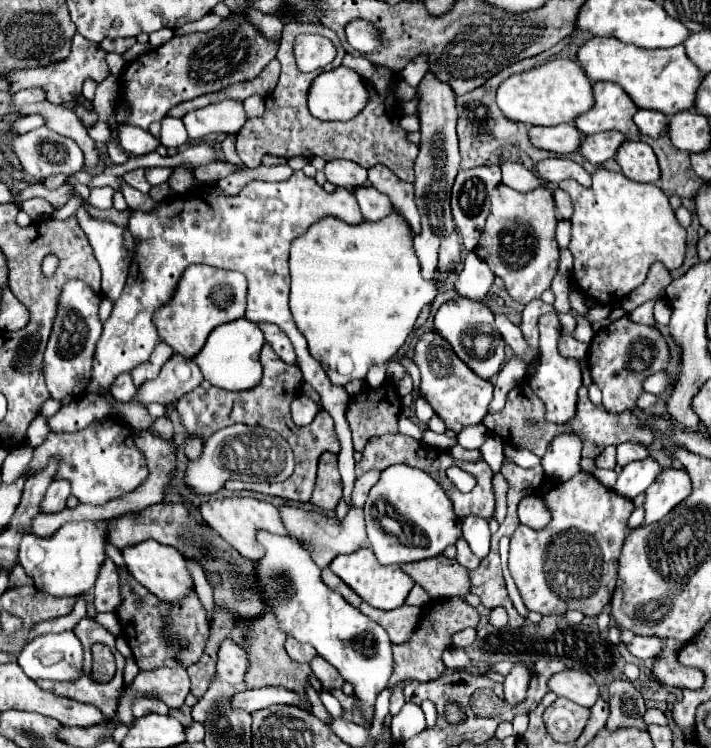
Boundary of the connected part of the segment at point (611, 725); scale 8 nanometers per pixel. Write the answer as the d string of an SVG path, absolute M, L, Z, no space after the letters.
M614 680L610 684L610 718L606 728L616 730L622 726L634 726L634 728L646 728L642 722L642 716L646 712L644 700L640 692L632 686L628 680Z

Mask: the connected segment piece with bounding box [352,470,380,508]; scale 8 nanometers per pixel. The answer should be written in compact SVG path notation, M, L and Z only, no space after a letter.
M368 470L366 474L362 474L356 480L356 486L354 486L354 492L352 492L352 504L356 508L362 508L364 506L364 502L368 498L368 492L378 482L378 478L380 478L380 472L378 470Z

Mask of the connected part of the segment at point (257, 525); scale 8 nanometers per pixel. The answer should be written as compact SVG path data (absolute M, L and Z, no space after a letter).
M254 498L212 500L212 502L206 502L200 508L200 514L202 514L202 518L208 526L212 526L230 546L234 546L244 558L250 558L250 560L262 560L262 556L264 556L264 548L256 542L256 534L260 530L280 534L280 536L288 536L284 524L280 520L278 508L272 506L270 502L260 502L260 500L254 500Z

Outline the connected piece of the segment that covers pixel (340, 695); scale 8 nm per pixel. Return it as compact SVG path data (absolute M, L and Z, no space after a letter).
M332 688L332 690L328 690L328 692L342 704L344 710L354 710L354 708L356 708L356 700L354 700L354 696L346 696L340 688Z

